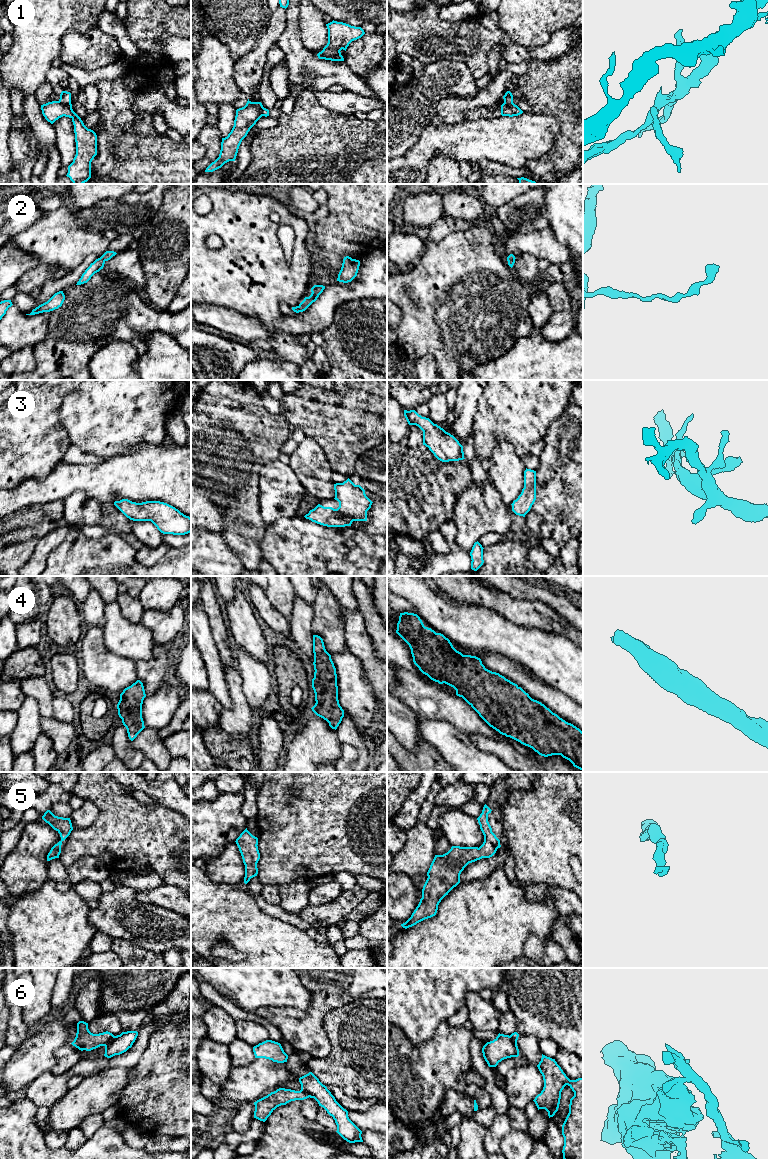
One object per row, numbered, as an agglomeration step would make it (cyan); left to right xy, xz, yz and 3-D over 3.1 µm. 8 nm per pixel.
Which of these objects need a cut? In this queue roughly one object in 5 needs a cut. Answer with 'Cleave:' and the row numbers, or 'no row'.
Cleave: 1, 6

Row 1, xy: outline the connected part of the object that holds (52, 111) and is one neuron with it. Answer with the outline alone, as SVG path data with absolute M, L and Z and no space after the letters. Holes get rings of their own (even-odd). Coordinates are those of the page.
M52 101L41 105L42 114L45 119L53 124L59 118L65 116L72 118L74 111L72 108L60 103L59 101Z

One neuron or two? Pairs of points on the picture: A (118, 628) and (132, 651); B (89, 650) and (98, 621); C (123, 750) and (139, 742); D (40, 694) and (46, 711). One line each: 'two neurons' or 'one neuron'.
A: one neuron
B: two neurons
C: two neurons
D: one neuron

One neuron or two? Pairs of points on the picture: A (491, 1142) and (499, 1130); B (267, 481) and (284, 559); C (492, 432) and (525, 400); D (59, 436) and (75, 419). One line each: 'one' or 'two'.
A: one
B: two
C: one
D: two

